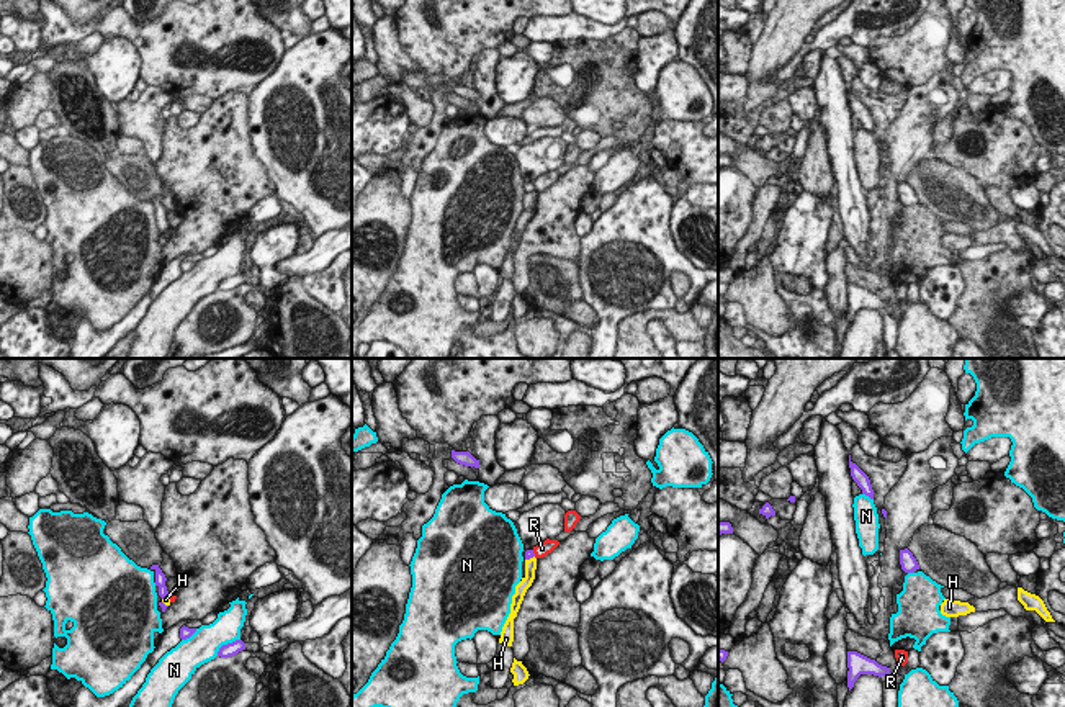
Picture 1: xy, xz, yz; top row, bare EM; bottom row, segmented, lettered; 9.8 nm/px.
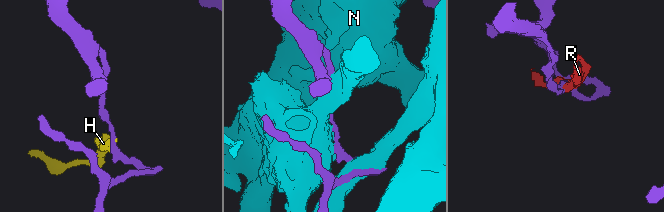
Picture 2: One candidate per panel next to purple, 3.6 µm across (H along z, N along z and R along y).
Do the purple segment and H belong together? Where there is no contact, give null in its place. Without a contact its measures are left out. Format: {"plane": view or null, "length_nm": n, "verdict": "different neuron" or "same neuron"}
{"plane": "xy", "length_nm": 130, "verdict": "different neuron"}

